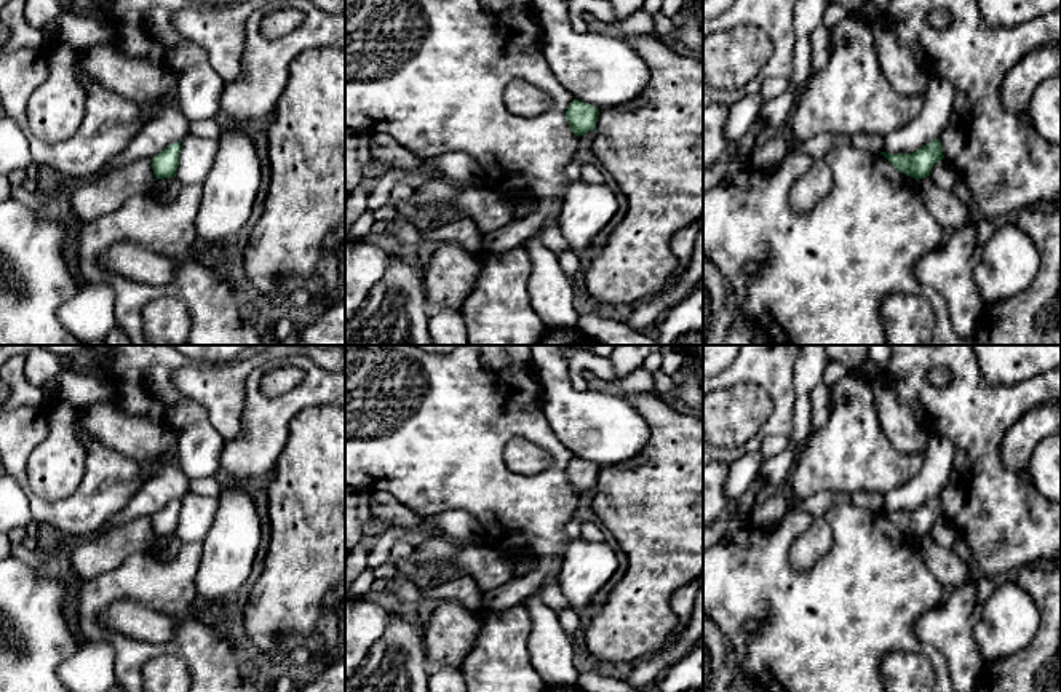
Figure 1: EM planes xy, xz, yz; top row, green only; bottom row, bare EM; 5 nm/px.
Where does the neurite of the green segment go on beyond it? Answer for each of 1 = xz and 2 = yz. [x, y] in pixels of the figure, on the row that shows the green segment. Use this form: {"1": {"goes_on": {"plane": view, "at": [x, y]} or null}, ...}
{"1": {"goes_on": null}, "2": {"goes_on": null}}

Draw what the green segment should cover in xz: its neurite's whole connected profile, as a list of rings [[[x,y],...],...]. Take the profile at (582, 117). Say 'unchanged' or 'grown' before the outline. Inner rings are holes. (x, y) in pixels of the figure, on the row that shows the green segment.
unchanged; [[[574,99],[566,110],[566,120],[572,133],[578,137],[588,131],[596,129],[598,115],[598,107],[582,102],[578,99]]]

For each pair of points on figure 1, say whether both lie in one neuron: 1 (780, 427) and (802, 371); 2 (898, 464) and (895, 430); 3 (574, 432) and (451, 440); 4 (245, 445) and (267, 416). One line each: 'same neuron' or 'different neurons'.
1: different neurons
2: different neurons
3: different neurons
4: same neuron

